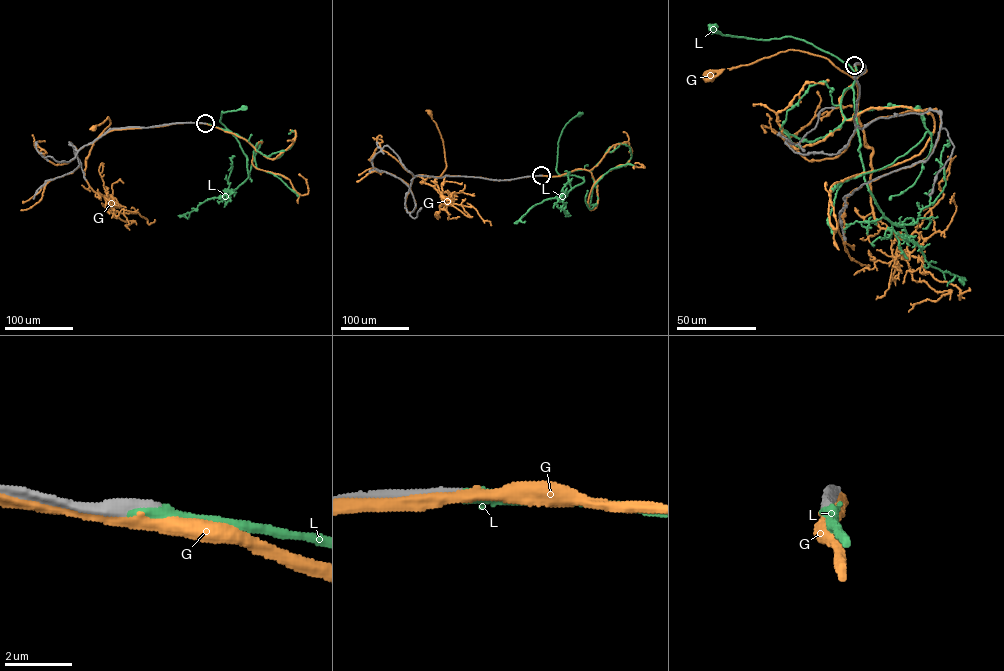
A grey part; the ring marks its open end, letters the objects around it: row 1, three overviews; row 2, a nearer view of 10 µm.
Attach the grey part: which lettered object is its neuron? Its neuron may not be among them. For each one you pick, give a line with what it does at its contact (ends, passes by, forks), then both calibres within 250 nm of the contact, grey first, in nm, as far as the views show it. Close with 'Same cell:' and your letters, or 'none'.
L: it ends | 400/400 nm
Same cell: L

